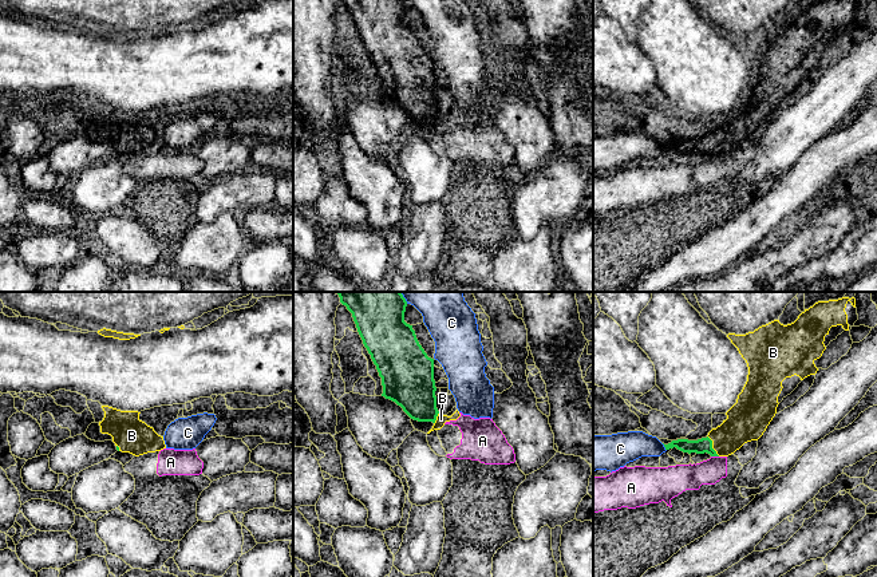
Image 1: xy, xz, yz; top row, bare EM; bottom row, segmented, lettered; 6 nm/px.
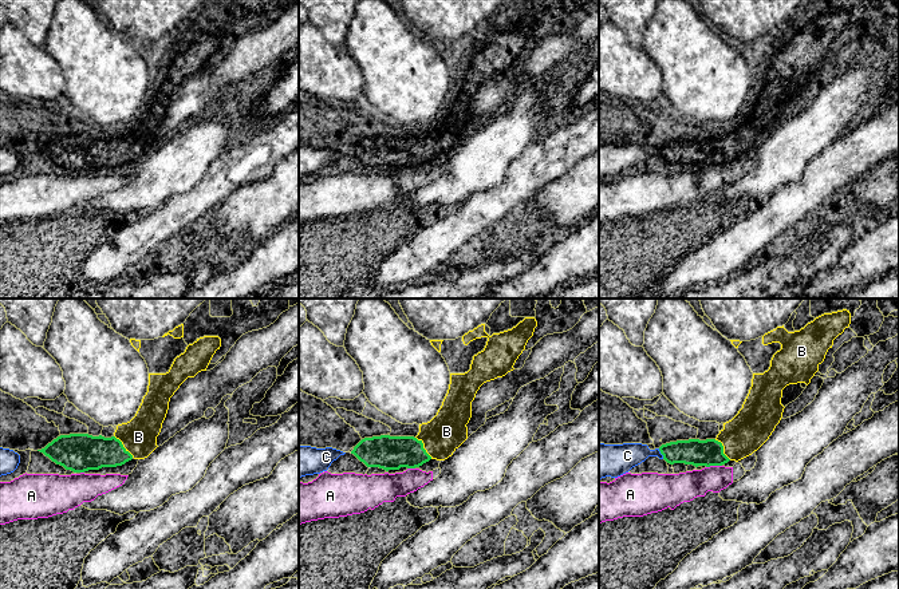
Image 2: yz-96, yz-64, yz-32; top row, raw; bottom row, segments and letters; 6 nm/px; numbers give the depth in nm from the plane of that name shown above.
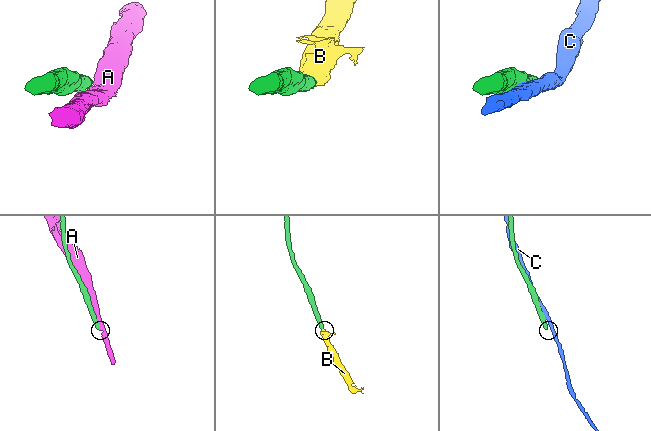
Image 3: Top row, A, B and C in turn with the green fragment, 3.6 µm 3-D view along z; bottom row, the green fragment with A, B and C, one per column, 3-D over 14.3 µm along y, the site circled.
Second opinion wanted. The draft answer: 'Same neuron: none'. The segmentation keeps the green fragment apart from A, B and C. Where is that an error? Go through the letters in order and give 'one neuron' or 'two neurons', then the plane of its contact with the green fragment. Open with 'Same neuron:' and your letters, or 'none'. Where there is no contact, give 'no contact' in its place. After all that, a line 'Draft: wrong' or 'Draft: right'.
Same neuron: B
A: two neurons | yz
B: one neuron | yz
C: two neurons | yz
Draft: wrong

